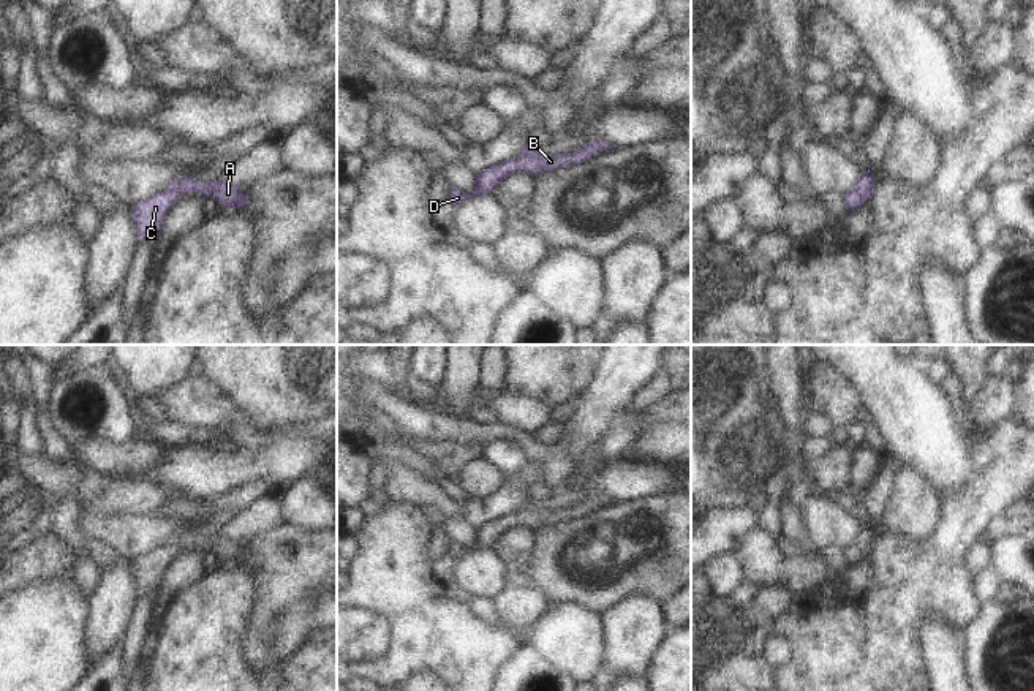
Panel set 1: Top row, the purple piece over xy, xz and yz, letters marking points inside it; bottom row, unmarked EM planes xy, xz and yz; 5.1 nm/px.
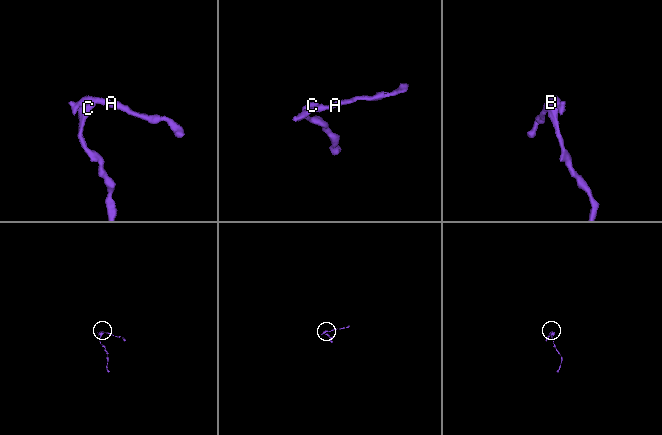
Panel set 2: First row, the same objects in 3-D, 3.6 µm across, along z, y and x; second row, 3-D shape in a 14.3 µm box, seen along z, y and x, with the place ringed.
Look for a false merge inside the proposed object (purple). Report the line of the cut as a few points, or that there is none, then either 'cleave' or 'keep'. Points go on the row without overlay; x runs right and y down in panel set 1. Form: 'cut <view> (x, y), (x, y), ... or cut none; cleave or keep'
cut yz (854, 543), (865, 554); cleave

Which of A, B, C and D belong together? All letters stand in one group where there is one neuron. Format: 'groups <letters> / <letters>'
groups A B D / C

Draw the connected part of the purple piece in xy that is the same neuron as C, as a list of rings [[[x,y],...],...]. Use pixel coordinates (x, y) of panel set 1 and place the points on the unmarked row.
[[[163,544],[152,552],[131,560],[141,596],[161,583],[161,576],[175,555],[177,549],[174,546]]]

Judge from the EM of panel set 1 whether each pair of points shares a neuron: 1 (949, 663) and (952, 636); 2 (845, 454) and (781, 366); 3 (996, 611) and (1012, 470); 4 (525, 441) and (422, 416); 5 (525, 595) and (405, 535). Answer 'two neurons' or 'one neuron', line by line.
1: one neuron
2: two neurons
3: two neurons
4: one neuron
5: two neurons

